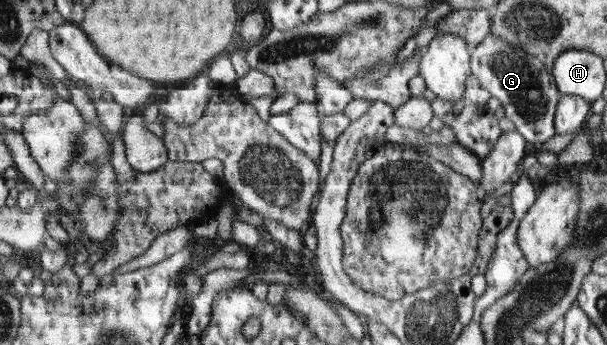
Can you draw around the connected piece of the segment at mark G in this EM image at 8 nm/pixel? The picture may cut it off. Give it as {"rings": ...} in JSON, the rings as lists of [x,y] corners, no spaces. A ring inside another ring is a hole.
{"rings":[[[491,33],[483,42],[472,49],[472,74],[492,93],[493,97],[499,99],[502,104],[507,102],[505,115],[515,123],[516,130],[523,134],[529,143],[539,143],[541,145],[557,134],[553,118],[561,94],[556,89],[552,73],[545,69],[540,58],[529,54],[521,45],[515,45]]]}

